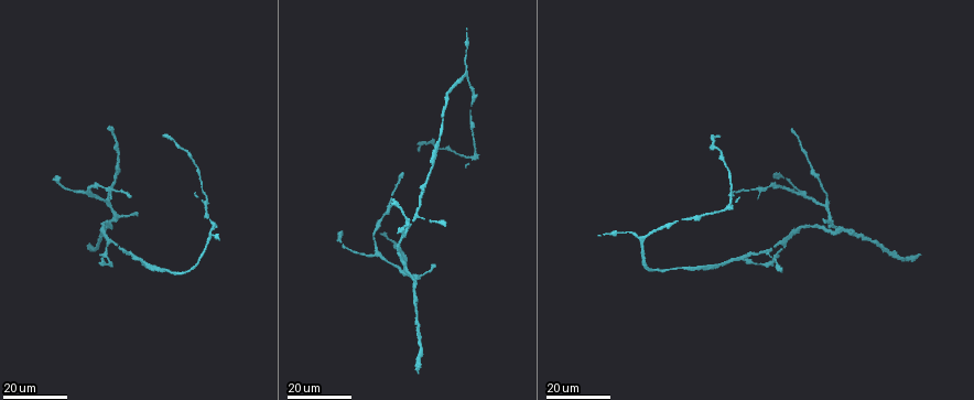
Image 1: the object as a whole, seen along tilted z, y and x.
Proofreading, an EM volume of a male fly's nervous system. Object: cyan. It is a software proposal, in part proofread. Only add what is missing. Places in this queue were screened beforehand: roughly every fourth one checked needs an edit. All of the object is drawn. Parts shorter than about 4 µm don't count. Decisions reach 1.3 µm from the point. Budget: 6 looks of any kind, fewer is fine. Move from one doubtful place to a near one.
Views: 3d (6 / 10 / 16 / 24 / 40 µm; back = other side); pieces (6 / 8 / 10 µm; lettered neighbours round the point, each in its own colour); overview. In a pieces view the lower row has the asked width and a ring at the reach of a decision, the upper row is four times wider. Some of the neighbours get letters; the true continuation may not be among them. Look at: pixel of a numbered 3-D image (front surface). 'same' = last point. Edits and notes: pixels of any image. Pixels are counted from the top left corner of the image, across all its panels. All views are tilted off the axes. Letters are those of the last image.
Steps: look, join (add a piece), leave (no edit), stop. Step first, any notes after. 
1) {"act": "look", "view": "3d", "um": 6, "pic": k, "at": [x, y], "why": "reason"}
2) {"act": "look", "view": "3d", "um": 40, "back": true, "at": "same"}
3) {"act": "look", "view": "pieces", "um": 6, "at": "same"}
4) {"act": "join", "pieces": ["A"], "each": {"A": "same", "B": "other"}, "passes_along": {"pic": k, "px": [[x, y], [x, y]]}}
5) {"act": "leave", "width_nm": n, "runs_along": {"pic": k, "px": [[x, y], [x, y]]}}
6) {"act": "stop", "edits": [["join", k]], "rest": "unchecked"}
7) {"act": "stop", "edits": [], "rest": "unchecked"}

{"act": "look", "view": "3d", "um": 24, "pic": 1, "at": [717, 138], "why": "free end"}

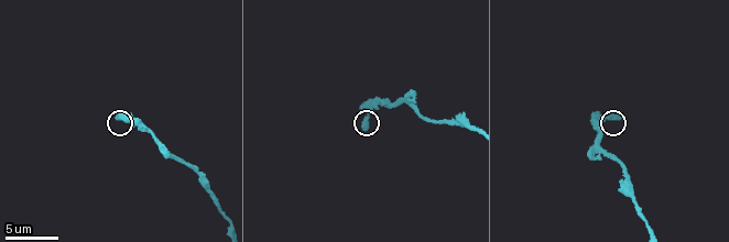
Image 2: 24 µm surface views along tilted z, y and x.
{"act": "look", "view": "pieces", "um": 6, "pic": 2, "at": [620, 118]}

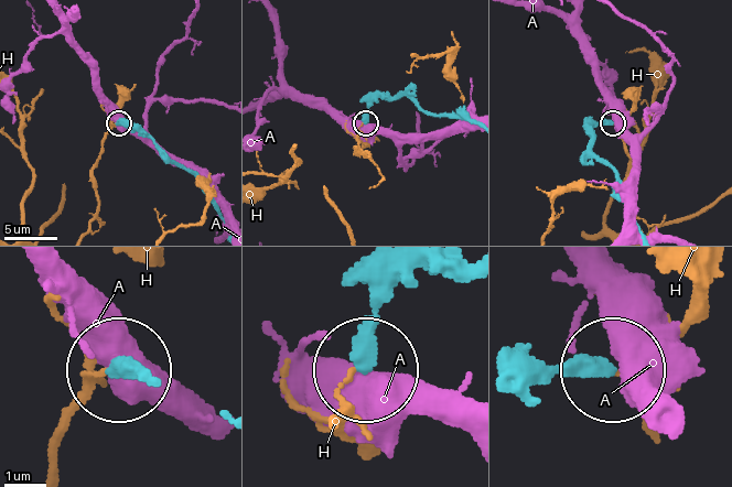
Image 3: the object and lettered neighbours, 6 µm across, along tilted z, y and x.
{"act": "leave", "width_nm": 380, "each": {"A": "other", "H": "other"}, "runs_along": {"pic": 3, "px": [[536, 381], [605, 370]]}, "found": "none of them fits"}

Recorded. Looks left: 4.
{"act": "look", "view": "3d", "um": 24, "pic": 1, "at": [128, 195]}

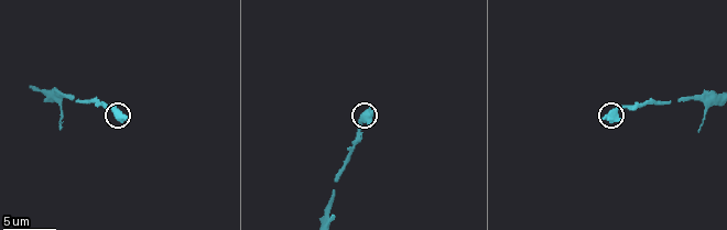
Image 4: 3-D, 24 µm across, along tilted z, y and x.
{"act": "look", "view": "pieces", "um": 8, "pic": 4, "at": [605, 118]}

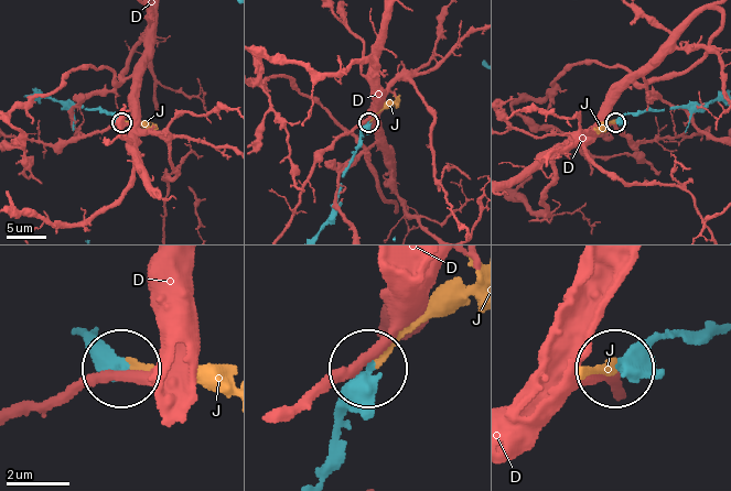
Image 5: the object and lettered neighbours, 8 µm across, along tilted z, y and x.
{"act": "join", "pieces": ["J"], "each": {"D": "other", "J": "same"}, "passes_along": {"pic": 5, "px": [[685, 333], [635, 342], [609, 369], [587, 373]]}, "found": "the neuron continues"}

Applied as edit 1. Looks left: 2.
{"act": "stop", "edits": [["join", 5]], "rest": "unchecked"}

